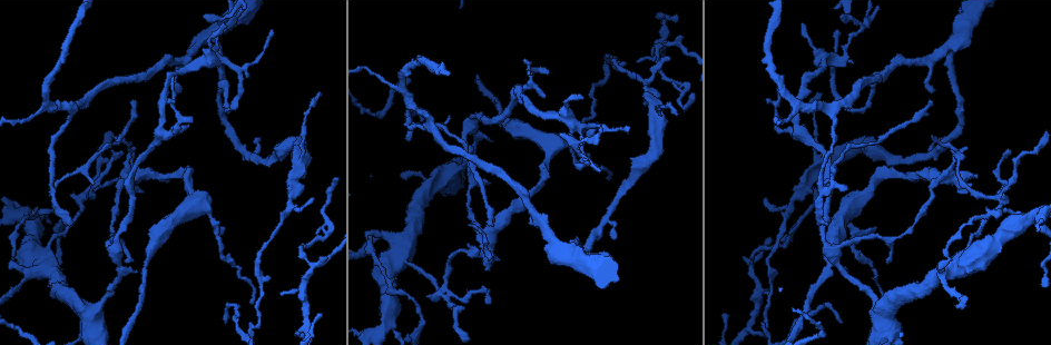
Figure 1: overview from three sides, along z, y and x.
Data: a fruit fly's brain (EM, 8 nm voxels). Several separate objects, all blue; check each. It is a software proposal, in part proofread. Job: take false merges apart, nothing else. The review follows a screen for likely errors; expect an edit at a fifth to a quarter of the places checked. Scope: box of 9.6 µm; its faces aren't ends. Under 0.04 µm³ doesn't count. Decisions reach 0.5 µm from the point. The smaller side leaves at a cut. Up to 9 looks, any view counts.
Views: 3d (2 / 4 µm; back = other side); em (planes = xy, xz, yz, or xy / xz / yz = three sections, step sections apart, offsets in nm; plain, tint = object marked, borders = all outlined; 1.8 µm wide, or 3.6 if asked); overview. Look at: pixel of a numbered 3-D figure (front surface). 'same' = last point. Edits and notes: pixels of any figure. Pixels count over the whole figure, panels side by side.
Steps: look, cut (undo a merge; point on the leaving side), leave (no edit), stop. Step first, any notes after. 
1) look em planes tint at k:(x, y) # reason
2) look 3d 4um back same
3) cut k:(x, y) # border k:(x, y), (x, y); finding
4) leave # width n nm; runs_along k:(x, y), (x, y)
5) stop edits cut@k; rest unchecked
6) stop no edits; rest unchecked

look 3d 4um at 1:(448, 174) # sharp bend

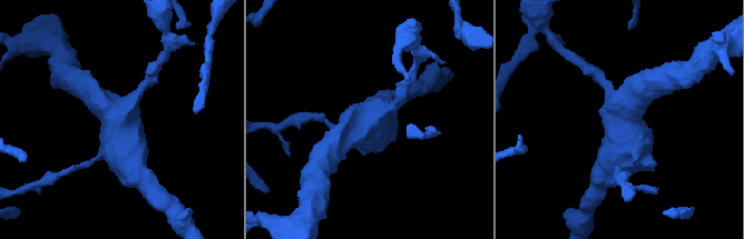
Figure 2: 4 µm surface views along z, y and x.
look em 3.6um xz step 16 tint at 2:(124, 110) # need the tissue

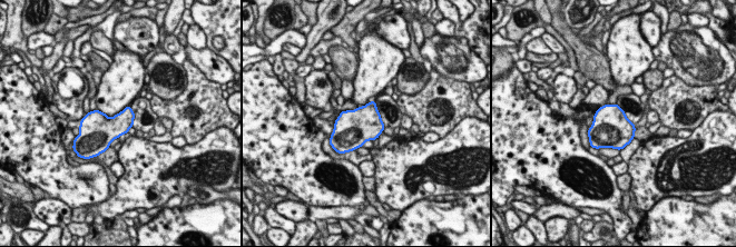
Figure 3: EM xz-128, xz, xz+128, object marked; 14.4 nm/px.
look em 3.6um planes borders same # cut it another way

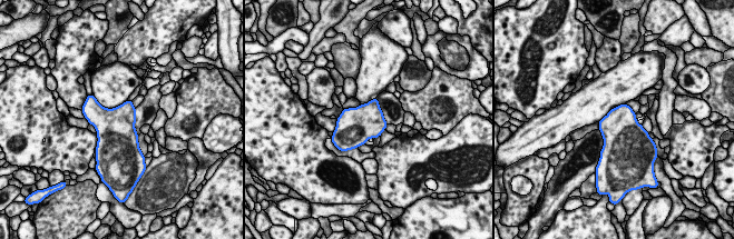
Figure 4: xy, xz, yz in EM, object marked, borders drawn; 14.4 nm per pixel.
leave # one neuron here

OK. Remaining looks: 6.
look 3d 2um at 1:(481, 237) # sudden change in width

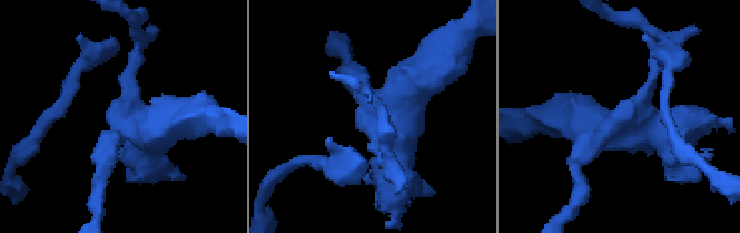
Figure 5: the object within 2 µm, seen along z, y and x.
look em planes plain at 5:(602, 131) # need the tissue

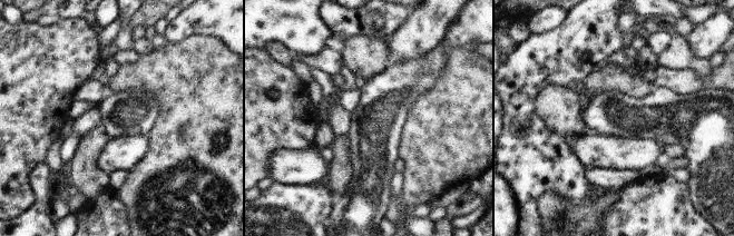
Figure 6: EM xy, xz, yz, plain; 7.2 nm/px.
look em planes borders same

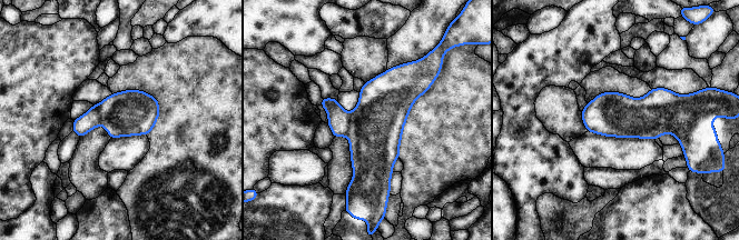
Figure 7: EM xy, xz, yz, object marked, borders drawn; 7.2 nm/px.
cut 7:(376, 123) # border 7:(351, 113), (351, 128), (347, 134); a second neuron is stuck on

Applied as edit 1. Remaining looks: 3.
look overview # redraw

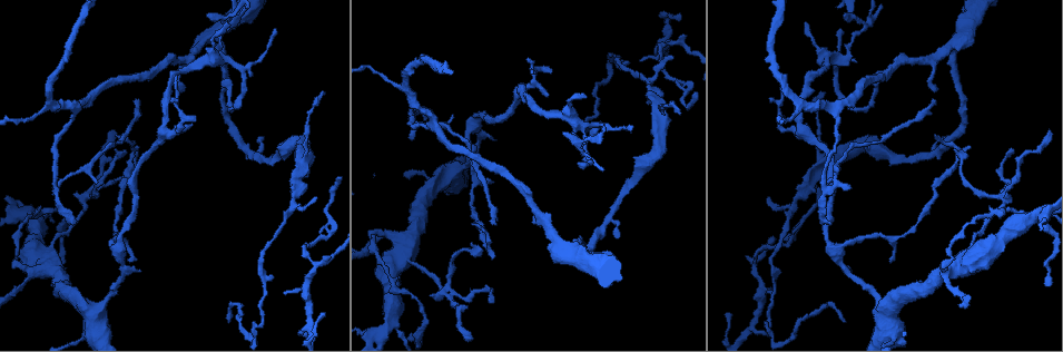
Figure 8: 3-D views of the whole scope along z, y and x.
look em 3.6um planes tint at 8:(47, 254) # four-way junction

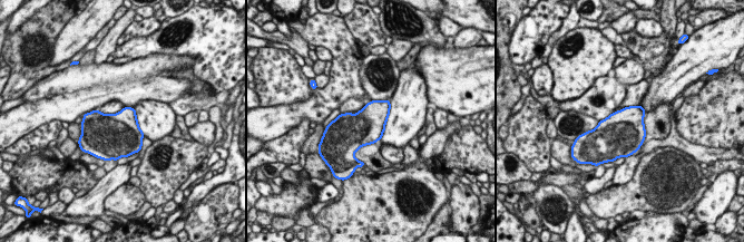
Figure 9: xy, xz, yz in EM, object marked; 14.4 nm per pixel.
leave # one neuron here

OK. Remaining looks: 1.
stop edits cut@7; rest unchecked

